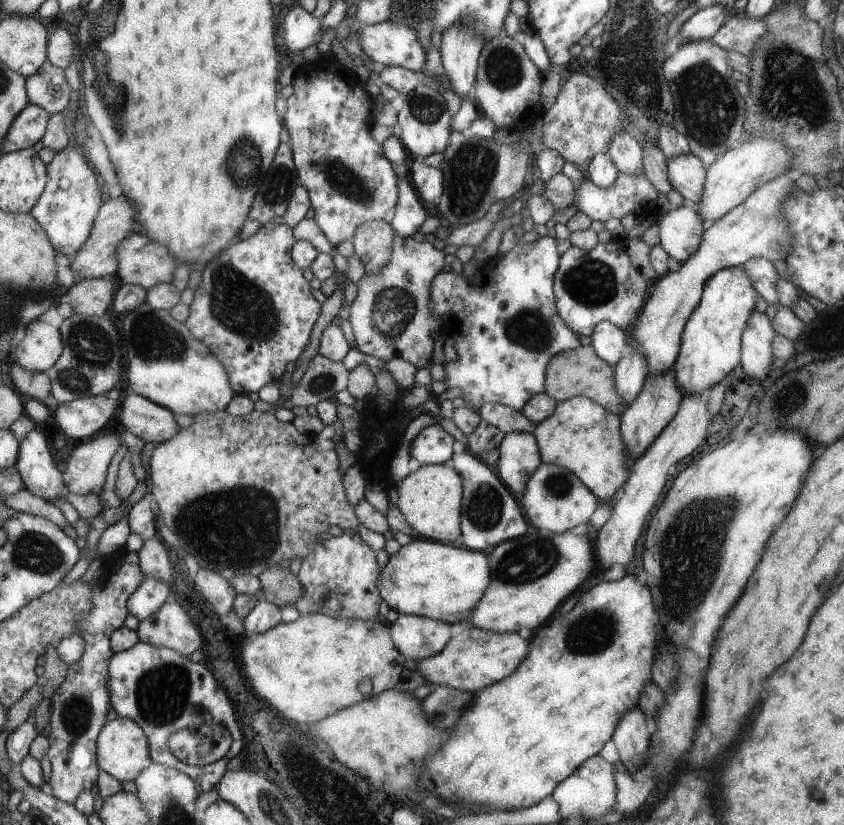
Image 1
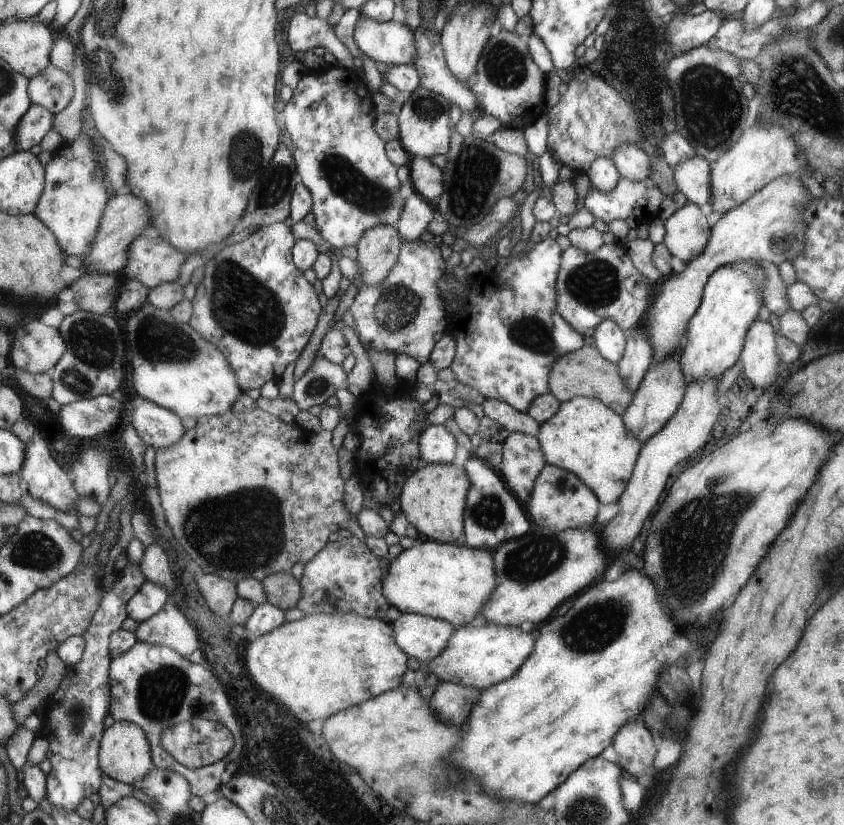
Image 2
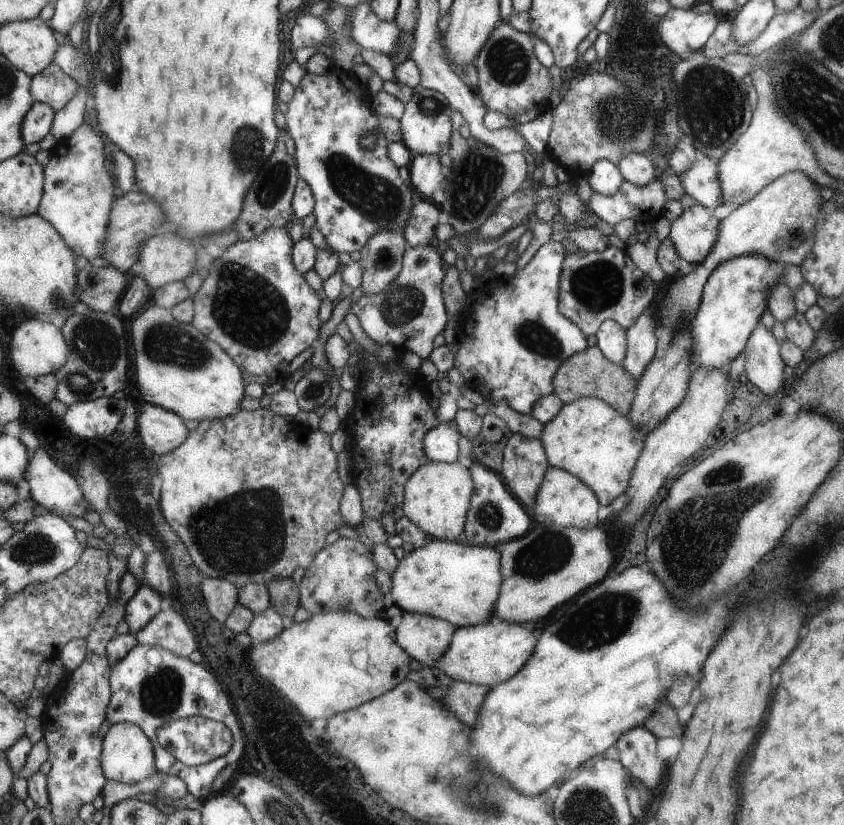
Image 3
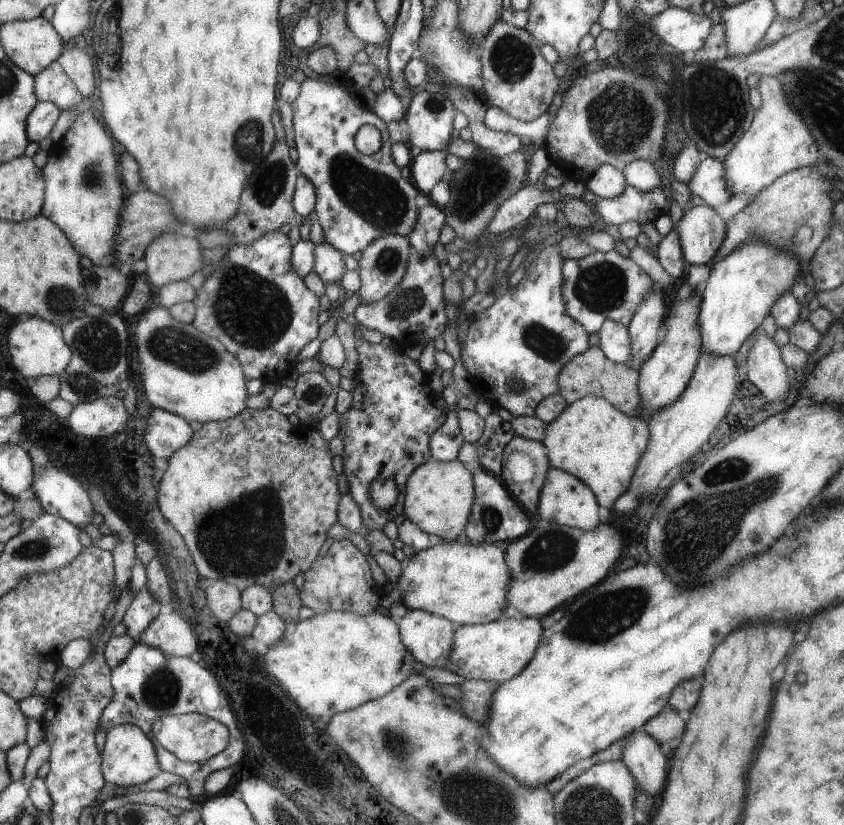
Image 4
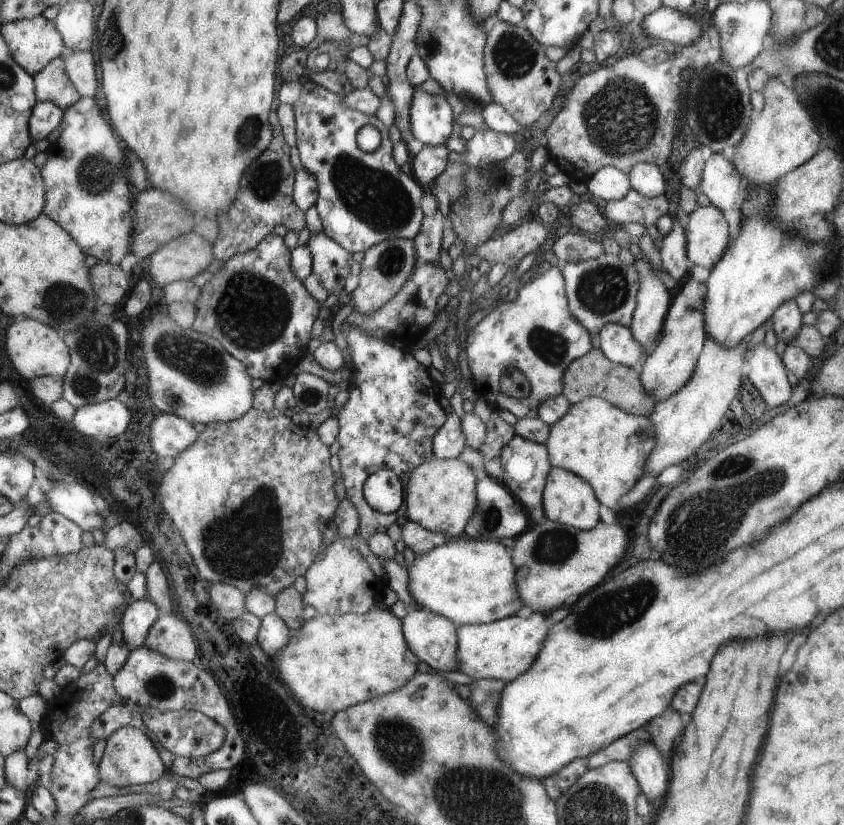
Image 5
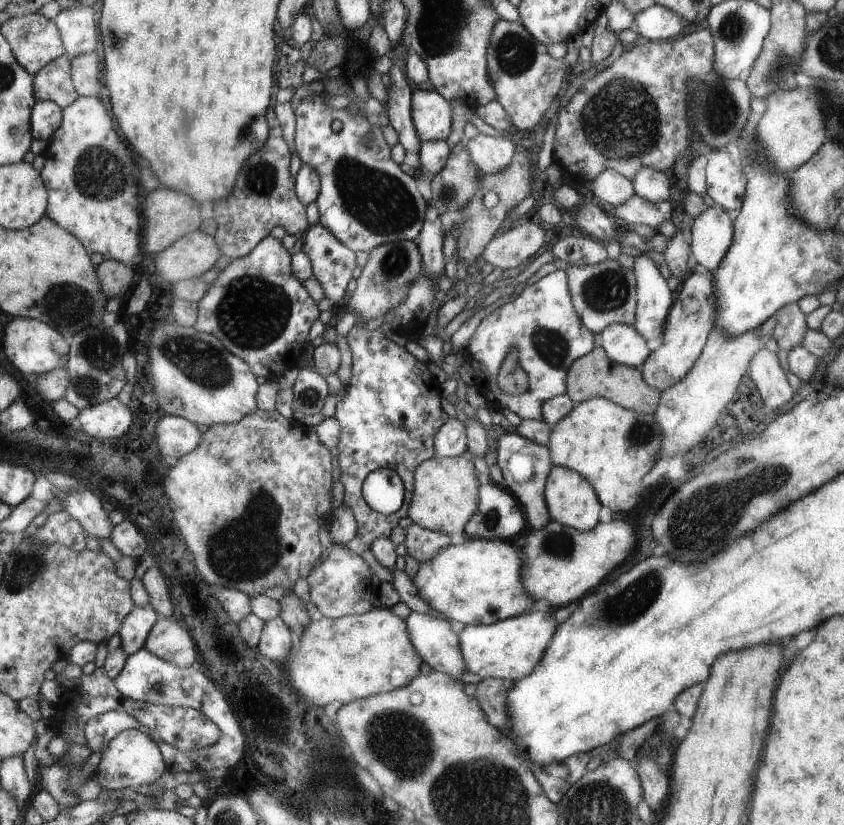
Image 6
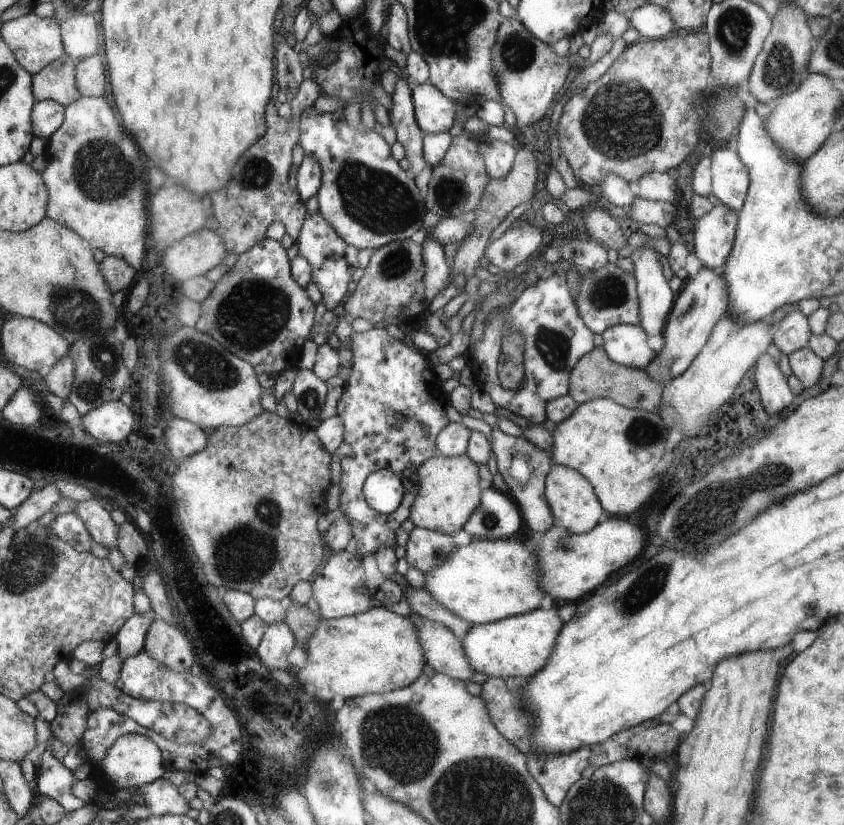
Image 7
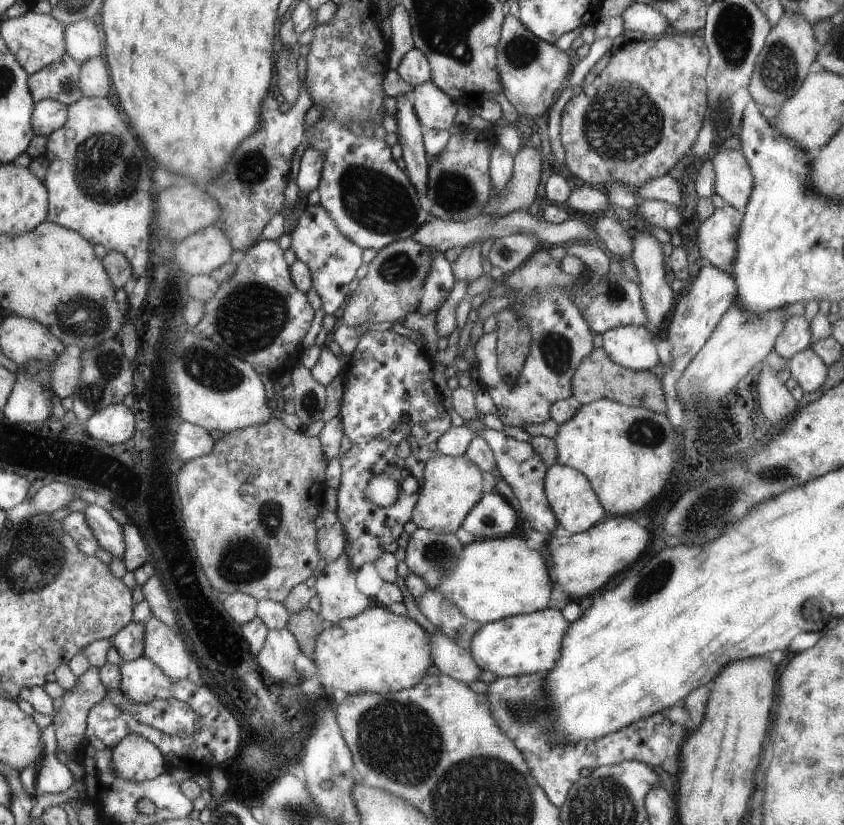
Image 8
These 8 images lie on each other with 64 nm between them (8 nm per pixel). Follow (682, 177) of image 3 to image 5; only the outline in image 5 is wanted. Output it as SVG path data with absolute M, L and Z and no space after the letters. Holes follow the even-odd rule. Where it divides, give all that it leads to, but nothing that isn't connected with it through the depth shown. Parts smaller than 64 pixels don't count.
M710 153L704 162L696 194L702 192L721 210L737 208L735 196L745 182L735 170L727 153Z

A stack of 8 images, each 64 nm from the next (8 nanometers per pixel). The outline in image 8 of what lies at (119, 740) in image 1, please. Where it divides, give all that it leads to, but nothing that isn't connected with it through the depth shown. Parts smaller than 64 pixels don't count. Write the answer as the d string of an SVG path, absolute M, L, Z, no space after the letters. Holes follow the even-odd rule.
M128 734L113 749L112 767L125 779L133 782L151 780L165 772L160 750L146 738Z

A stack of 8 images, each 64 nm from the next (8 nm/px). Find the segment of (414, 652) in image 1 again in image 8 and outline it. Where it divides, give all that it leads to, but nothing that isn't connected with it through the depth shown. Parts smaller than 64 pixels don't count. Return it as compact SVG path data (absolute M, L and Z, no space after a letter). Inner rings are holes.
M439 630L429 638L432 664L443 675L462 683L478 680L481 669L472 659L469 651L459 648L450 638L445 638Z

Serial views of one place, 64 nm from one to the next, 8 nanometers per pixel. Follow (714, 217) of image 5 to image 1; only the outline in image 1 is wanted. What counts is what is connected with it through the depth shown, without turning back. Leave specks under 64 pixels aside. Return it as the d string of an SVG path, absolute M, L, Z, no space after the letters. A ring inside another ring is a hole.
M684 203L666 214L656 215L659 245L680 263L689 258L702 241L703 220L695 206Z

